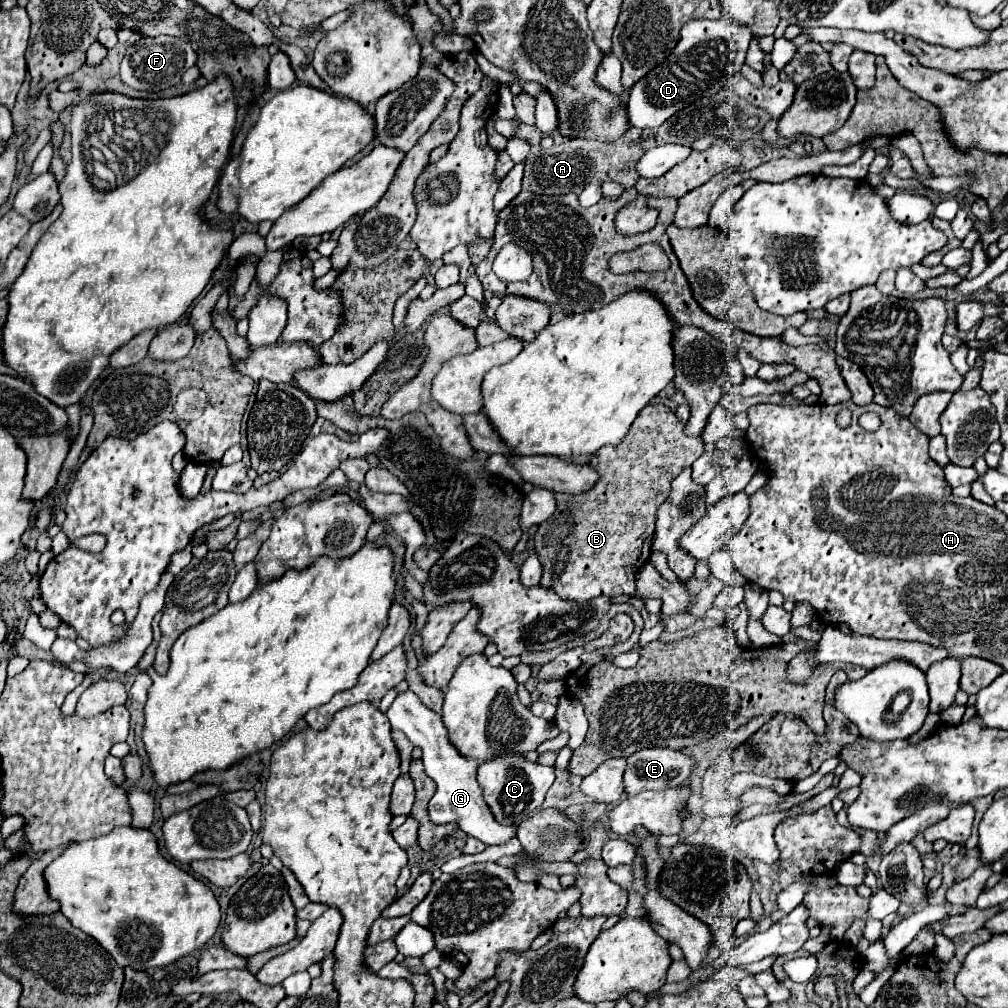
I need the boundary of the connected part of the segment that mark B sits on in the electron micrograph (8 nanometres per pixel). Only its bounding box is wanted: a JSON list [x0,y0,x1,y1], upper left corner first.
[534,404,704,604]

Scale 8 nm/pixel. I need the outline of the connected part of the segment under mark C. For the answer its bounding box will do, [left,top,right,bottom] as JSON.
[478,754,554,826]

